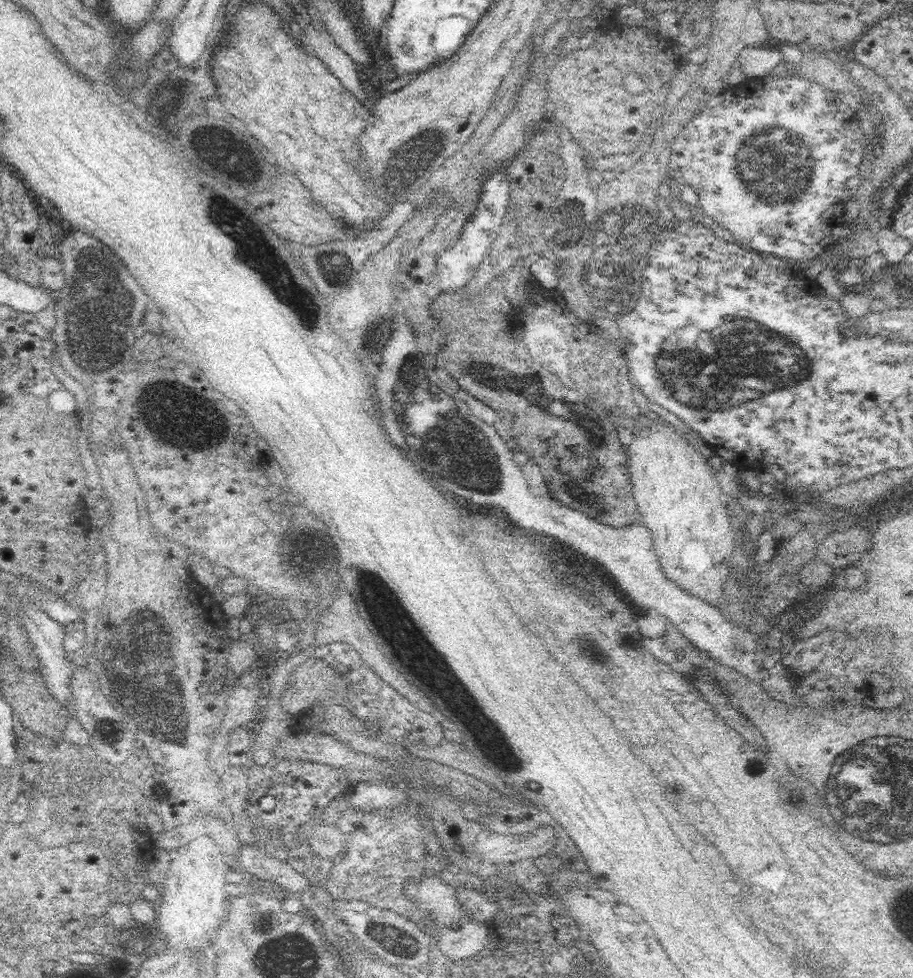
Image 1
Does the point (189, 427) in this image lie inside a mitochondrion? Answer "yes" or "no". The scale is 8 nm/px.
yes

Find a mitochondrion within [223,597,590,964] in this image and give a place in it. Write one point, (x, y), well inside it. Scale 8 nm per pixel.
(264, 927)

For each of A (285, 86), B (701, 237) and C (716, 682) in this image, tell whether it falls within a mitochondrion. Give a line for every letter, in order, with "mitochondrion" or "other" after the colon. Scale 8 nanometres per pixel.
A: other
B: other
C: other

